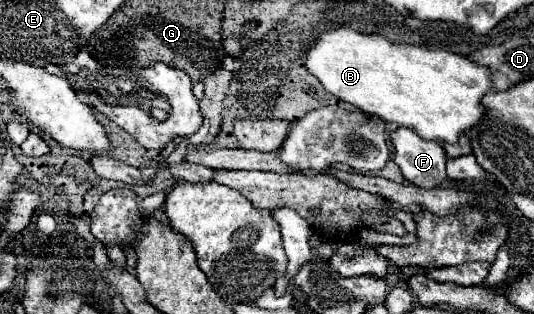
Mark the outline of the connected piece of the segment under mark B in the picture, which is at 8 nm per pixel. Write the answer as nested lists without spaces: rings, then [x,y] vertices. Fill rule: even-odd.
[[[351,28],[323,34],[307,52],[307,68],[329,94],[385,122],[411,128],[423,140],[449,144],[483,120],[481,98],[495,90],[491,70],[461,54],[393,44],[383,36],[367,36]]]

